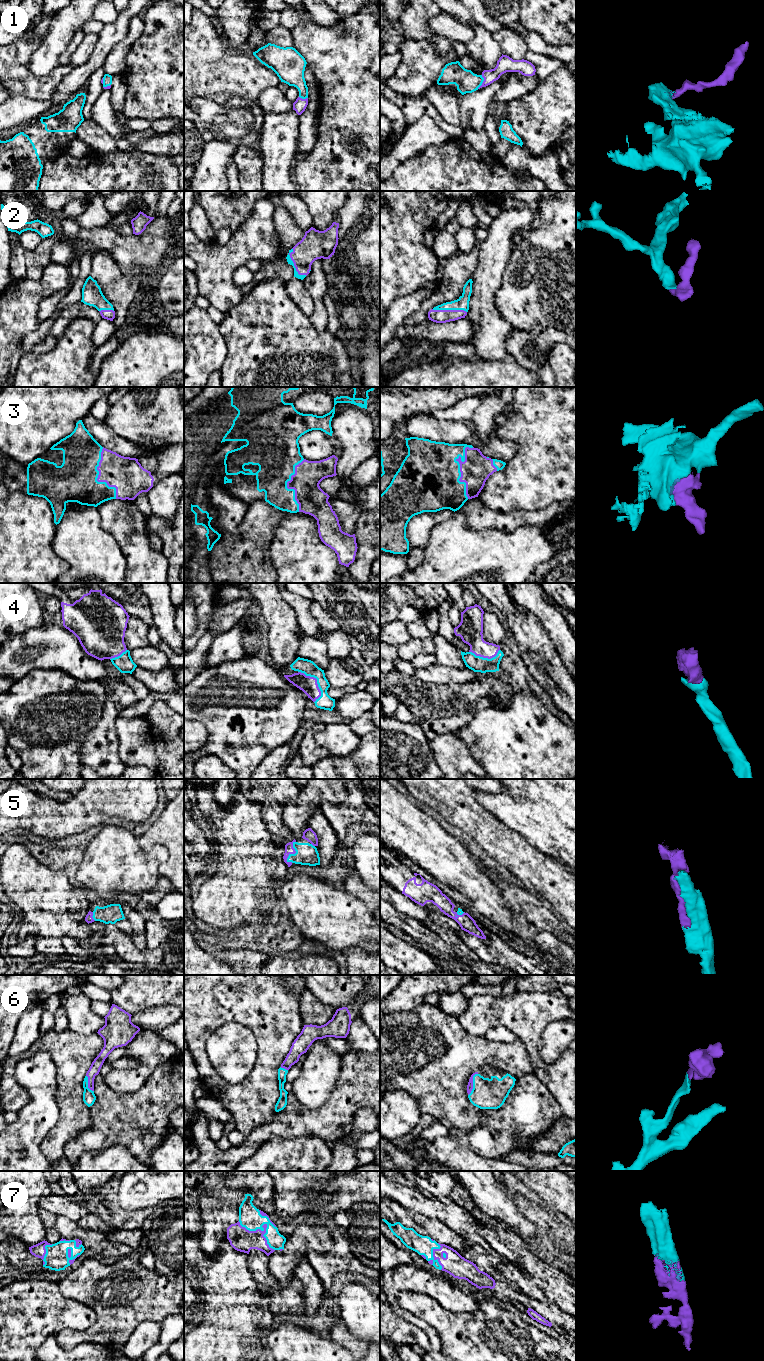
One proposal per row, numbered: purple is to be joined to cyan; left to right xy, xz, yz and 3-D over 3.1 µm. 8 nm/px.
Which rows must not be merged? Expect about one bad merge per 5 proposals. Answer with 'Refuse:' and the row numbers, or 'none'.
Refuse: none

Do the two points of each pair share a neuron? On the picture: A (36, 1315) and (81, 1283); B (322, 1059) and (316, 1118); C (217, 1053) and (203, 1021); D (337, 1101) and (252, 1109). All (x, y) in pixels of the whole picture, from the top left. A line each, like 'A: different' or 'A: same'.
A: different
B: different
C: different
D: different

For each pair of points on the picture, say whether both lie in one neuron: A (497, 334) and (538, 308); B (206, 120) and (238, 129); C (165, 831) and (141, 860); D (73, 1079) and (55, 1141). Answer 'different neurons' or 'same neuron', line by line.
A: different neurons
B: same neuron
C: different neurons
D: same neuron

